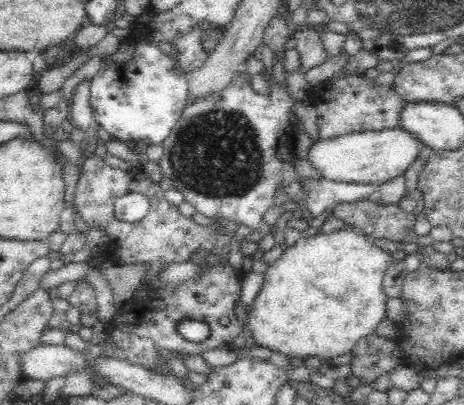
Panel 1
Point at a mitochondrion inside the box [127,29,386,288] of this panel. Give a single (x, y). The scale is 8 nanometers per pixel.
(216, 153)

